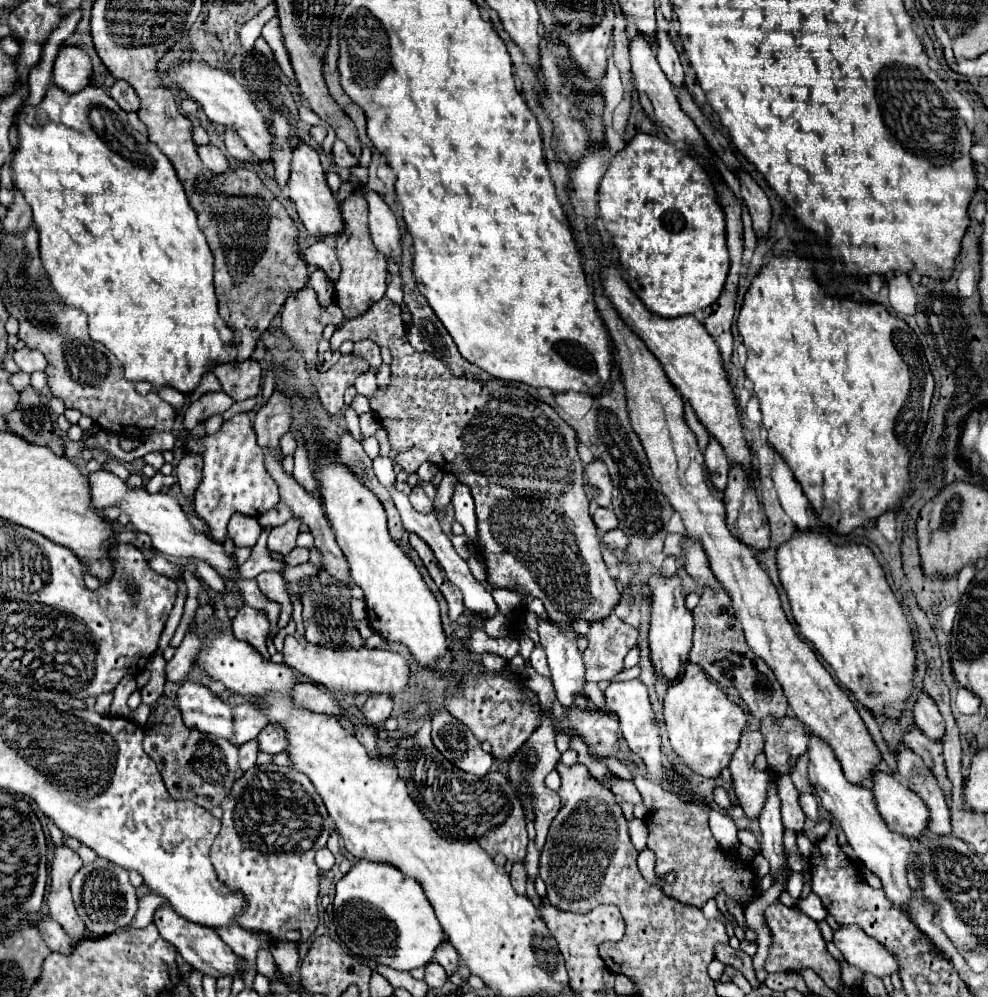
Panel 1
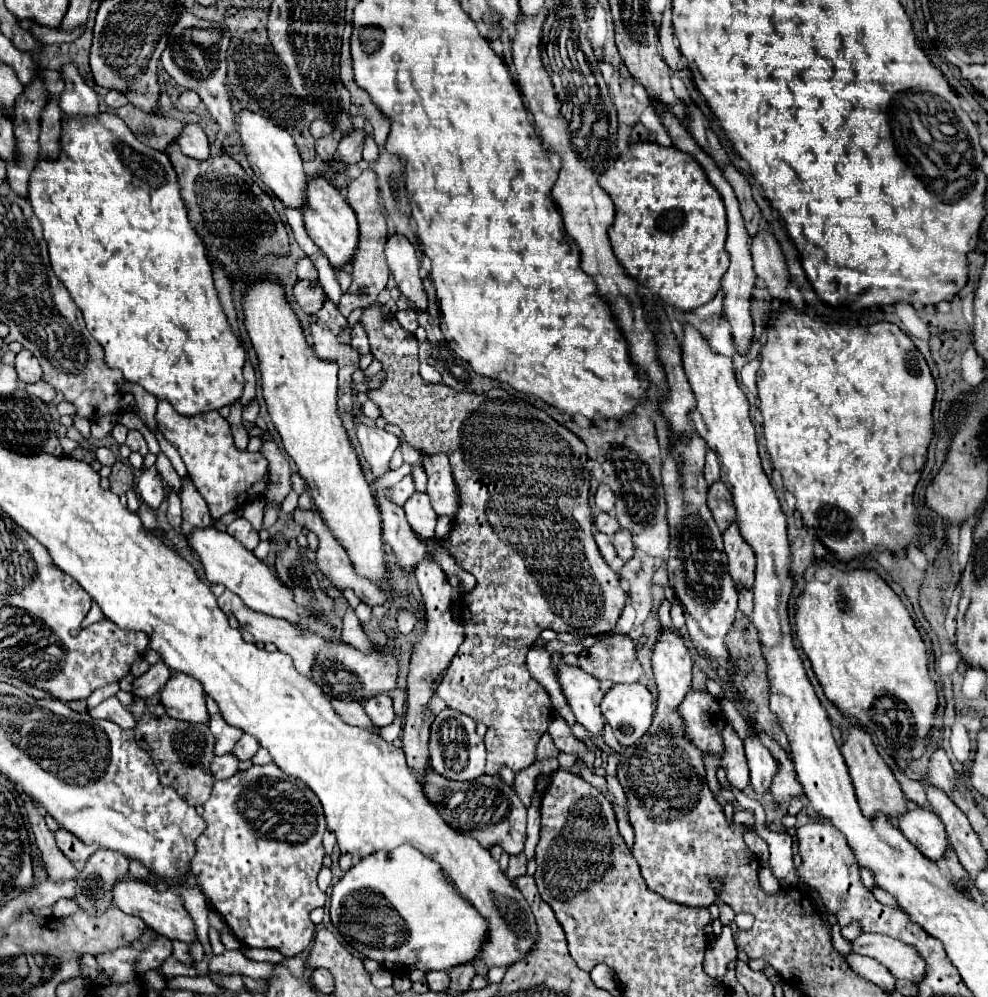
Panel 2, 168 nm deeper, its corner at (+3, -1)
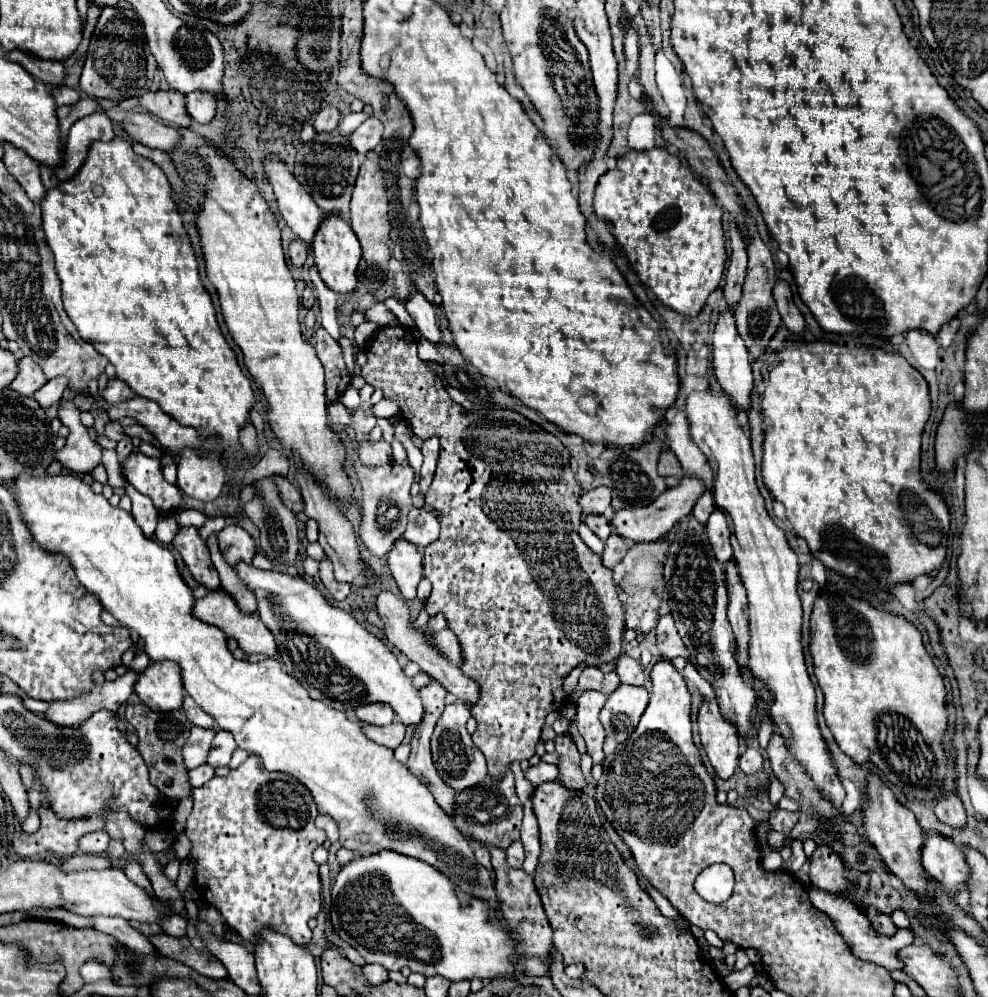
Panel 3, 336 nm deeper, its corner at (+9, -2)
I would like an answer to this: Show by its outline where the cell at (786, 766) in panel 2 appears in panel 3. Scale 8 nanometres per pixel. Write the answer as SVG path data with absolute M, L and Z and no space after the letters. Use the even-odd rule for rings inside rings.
M747 748L747 750L741 754L739 768L741 768L745 774L759 774L759 772L763 772L763 768L765 768L765 758L763 758L761 750L757 750L757 748Z

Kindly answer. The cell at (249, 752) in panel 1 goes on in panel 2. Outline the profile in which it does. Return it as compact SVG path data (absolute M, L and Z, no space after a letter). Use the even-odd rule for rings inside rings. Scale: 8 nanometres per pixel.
M227 753L227 755L215 757L209 765L209 771L211 771L213 779L229 779L229 777L233 777L233 773L237 773L237 765L239 765L239 761L233 759L231 753Z

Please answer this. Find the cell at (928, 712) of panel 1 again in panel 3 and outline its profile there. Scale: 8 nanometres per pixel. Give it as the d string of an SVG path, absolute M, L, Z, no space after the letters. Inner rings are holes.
M945 792L933 810L941 822L945 822L953 828L965 826L965 810L963 810L963 804L955 792Z

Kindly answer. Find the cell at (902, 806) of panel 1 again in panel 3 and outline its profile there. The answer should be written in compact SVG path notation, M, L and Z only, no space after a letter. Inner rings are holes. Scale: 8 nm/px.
M929 832L921 848L921 866L949 894L955 894L967 880L967 864L963 852L947 836Z

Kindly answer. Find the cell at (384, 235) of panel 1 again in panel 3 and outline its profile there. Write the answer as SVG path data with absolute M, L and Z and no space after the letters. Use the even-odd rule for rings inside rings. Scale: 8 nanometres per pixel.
M415 288L409 292L409 296L405 298L405 310L409 312L409 316L415 320L415 326L419 328L419 332L433 344L441 342L441 334L437 328L437 318L435 318L435 310L431 306L431 302Z

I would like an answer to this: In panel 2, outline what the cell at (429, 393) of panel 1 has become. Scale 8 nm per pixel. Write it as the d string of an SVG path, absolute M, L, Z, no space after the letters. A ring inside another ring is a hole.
M377 305L365 309L361 325L365 325L367 335L369 335L369 345L371 345L371 353L375 359L379 359L383 363L383 371L387 373L387 379L383 383L381 389L369 391L369 399L373 403L377 403L377 407L381 409L381 417L387 419L387 423L397 425L403 431L403 439L407 443L411 443L417 451L421 451L423 455L433 455L433 453L445 453L449 457L451 463L451 473L453 473L453 481L457 485L457 493L459 493L459 511L455 515L455 527L443 535L443 537L435 537L439 541L439 545L443 549L447 549L447 553L455 559L455 563L459 567L463 567L465 571L469 571L475 579L477 585L473 591L465 593L463 597L463 609L461 609L461 619L465 625L465 640L463 645L459 647L457 655L453 657L441 685L437 687L437 697L441 697L451 709L457 709L465 715L469 715L475 721L481 721L489 727L489 731L485 733L485 747L487 747L487 775L499 775L501 767L509 767L513 773L519 773L523 769L527 769L535 759L537 759L537 743L541 739L541 735L547 731L549 719L553 715L553 705L549 699L549 693L529 675L527 671L527 651L535 645L535 641L539 639L543 629L555 629L557 633L575 633L579 637L589 637L589 635L603 635L603 633L611 633L617 625L617 619L621 617L621 609L625 607L627 601L627 593L621 589L619 585L619 575L613 573L609 569L609 565L605 563L605 559L601 557L597 543L593 539L591 533L591 507L589 507L589 467L587 467L587 449L585 443L573 435L571 431L567 431L563 425L559 425L555 419L551 419L545 411L535 409L529 403L511 403L505 399L489 399L487 395L469 395L469 393L455 393L455 389L439 383L427 383L421 375L419 375L419 355L417 355L417 339L411 337L413 333L407 333L399 327L399 323L391 317L385 315L377 315Z

